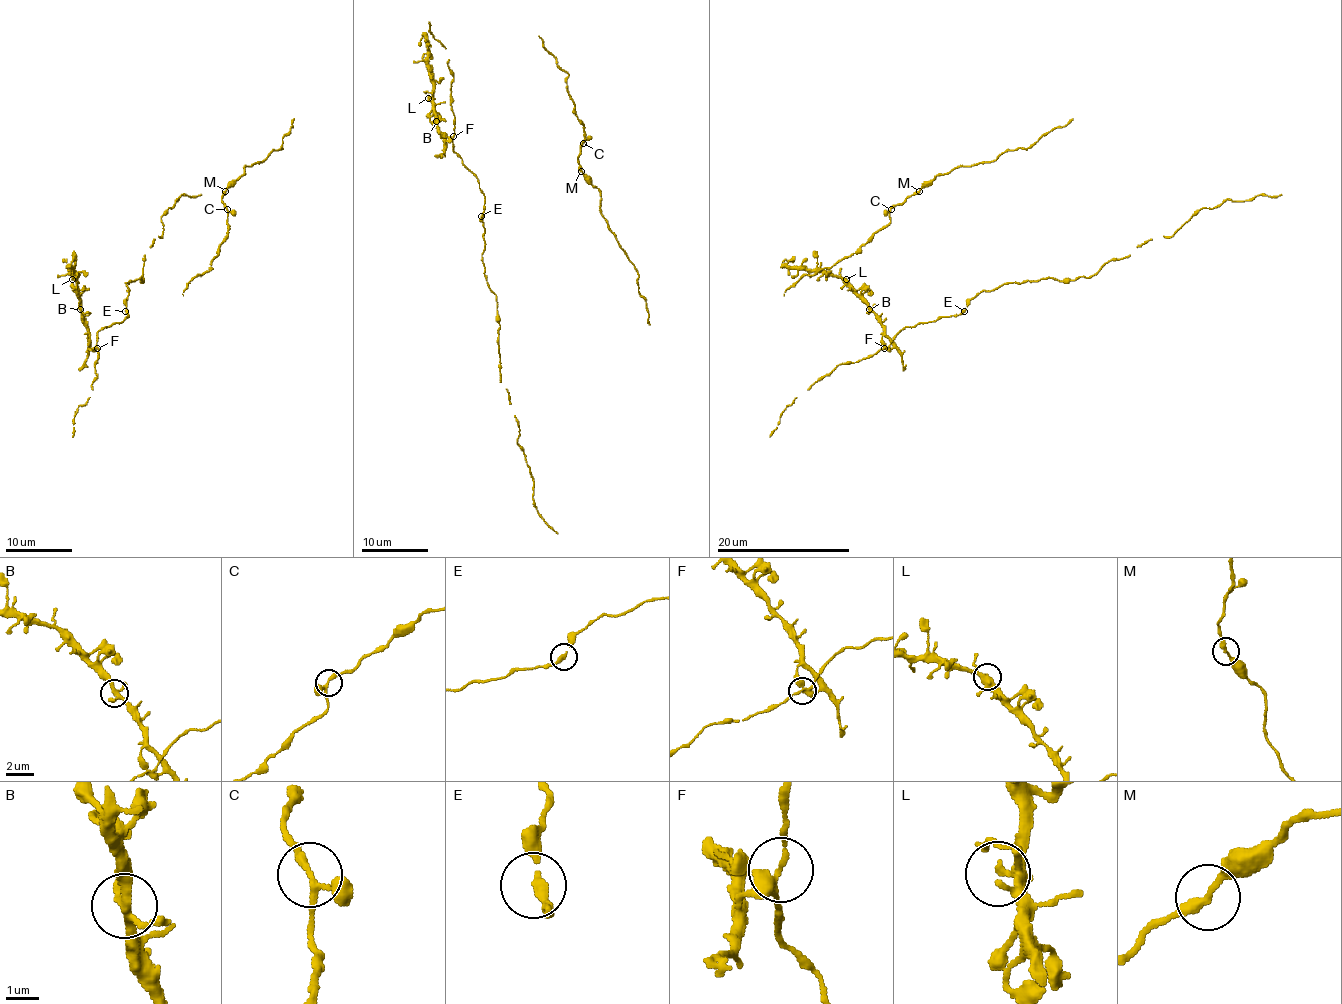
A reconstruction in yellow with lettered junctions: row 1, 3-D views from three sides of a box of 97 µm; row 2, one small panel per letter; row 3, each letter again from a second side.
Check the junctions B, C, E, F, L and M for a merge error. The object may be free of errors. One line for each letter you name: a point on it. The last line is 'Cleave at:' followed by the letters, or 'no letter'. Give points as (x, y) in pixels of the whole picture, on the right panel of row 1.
Cleave at: no letter

